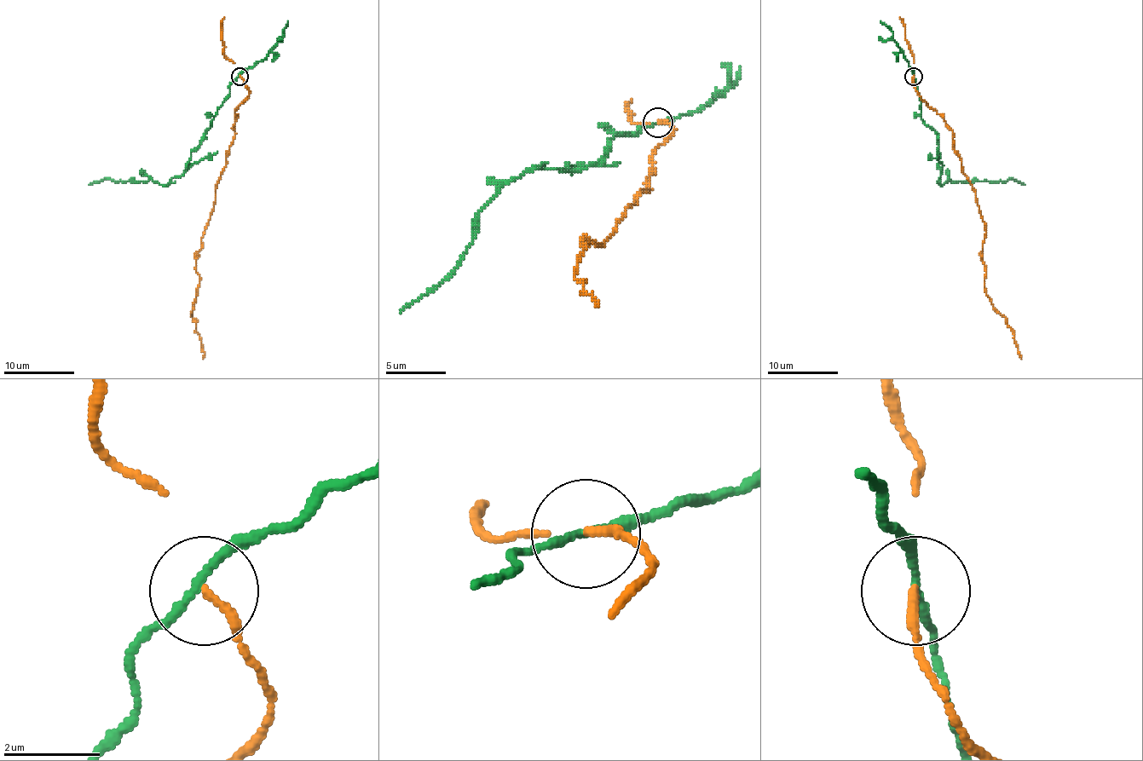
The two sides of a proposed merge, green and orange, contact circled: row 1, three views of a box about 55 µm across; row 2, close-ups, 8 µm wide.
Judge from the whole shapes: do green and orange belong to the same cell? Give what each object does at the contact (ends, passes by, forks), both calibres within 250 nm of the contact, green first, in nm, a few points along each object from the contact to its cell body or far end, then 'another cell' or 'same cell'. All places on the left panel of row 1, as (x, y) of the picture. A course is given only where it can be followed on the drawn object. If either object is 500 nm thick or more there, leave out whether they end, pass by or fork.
green passes by | orange ends | 160/190 nm | green via (238, 77), (204, 139), (191, 152), (187, 169), (166, 184), (148, 179), (102, 179), (89, 184) | orange via (239, 77), (249, 95), (234, 112), (229, 152), (196, 253), (198, 296), (191, 316), (203, 359) | another cell

